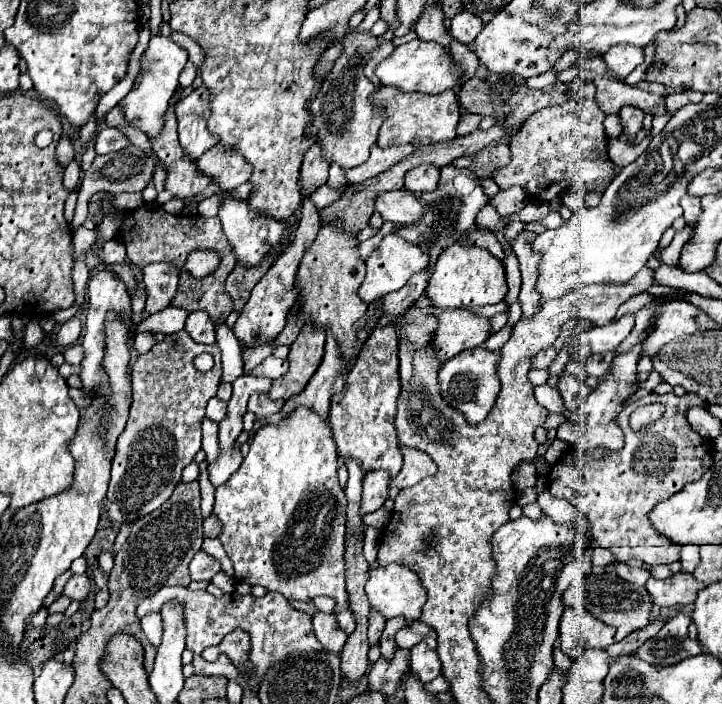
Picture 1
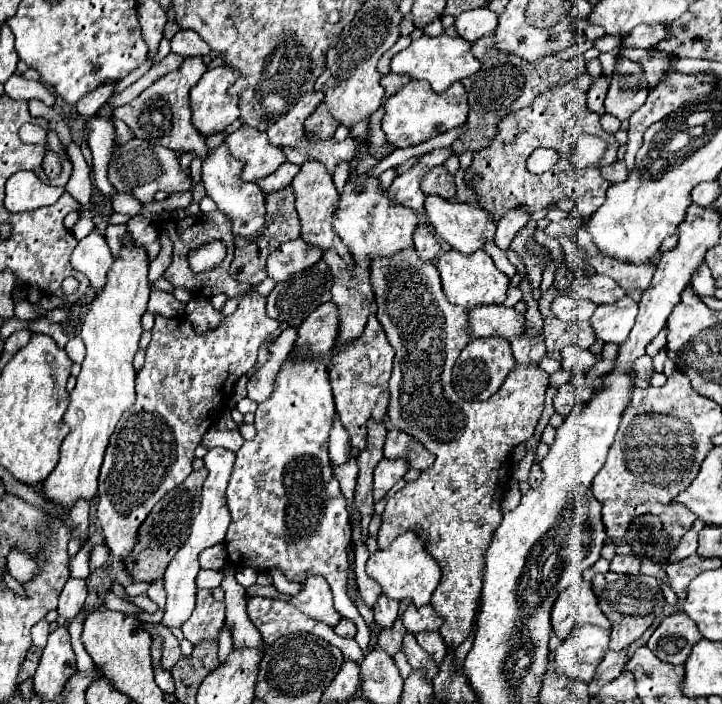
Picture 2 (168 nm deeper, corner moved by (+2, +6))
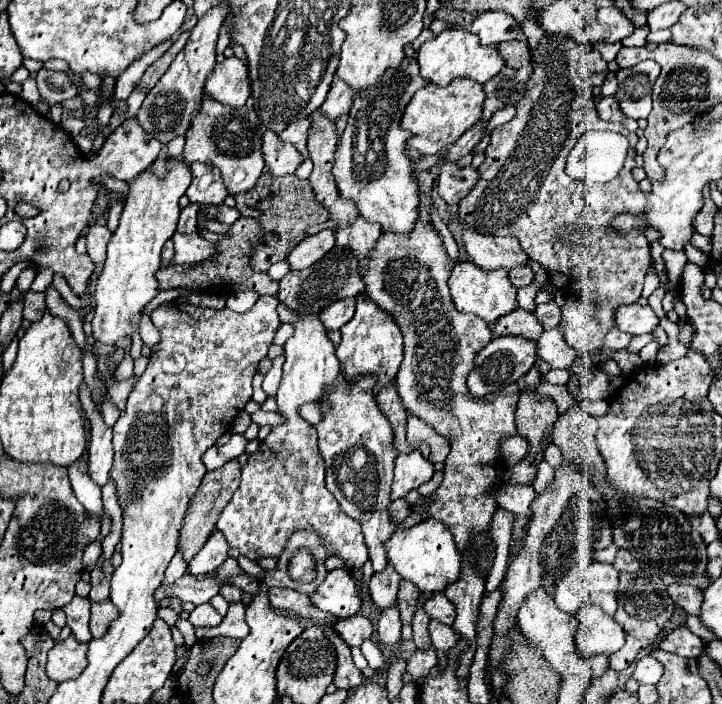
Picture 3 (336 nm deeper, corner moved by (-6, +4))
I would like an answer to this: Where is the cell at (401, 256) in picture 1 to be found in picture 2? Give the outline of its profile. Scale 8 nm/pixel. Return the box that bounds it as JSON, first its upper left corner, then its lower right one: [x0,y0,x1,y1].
[334,118,418,262]

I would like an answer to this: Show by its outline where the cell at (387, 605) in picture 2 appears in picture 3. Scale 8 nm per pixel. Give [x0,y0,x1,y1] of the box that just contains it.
[370,566,400,610]

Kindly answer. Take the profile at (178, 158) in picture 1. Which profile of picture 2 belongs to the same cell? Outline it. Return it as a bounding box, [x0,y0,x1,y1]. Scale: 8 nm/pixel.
[114,56,208,158]

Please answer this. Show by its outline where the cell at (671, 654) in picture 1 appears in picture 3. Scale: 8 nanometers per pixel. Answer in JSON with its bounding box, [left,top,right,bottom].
[660,626,704,658]

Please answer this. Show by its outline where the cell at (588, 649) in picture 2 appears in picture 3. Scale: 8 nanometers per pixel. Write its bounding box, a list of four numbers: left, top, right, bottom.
[576,604,624,658]

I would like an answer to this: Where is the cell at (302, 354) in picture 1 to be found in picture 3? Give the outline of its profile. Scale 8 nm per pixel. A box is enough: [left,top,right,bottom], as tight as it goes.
[320,298,356,330]

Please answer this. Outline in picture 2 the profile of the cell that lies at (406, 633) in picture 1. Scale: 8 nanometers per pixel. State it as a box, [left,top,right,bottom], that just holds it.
[402,604,442,634]

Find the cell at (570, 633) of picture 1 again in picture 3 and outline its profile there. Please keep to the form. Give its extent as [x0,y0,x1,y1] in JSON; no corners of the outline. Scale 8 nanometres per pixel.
[554,564,618,616]

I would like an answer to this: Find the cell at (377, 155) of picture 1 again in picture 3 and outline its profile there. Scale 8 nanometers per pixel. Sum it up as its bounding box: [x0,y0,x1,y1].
[280,118,310,158]

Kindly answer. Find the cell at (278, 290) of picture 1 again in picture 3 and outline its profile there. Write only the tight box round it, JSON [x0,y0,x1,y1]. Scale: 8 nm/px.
[286,230,336,270]

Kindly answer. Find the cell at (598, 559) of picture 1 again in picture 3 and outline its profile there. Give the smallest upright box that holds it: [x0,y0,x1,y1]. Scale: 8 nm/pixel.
[668,584,702,616]

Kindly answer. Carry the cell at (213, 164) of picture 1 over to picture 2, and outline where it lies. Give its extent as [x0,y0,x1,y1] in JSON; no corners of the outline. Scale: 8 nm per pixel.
[224,126,286,182]

